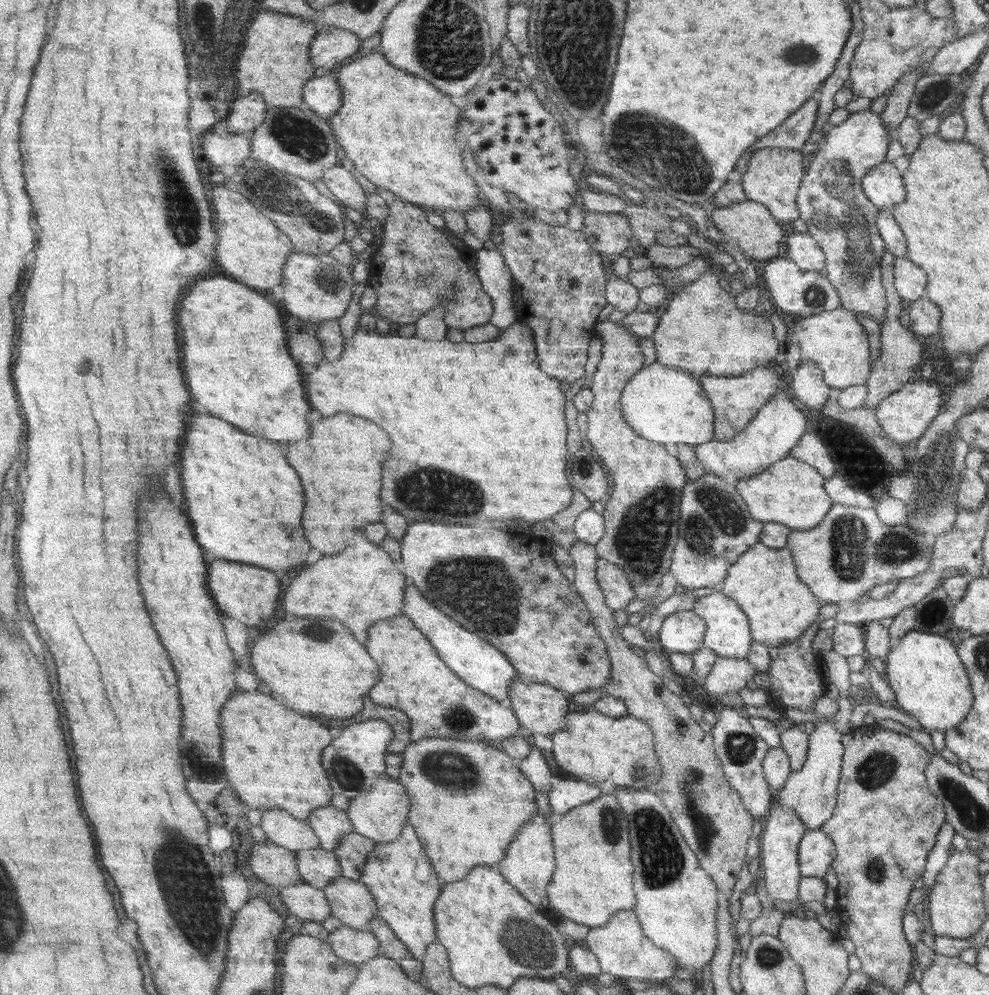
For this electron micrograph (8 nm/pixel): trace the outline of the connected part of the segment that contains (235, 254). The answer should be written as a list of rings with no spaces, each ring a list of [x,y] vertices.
[[[216,186],[214,190],[214,208],[218,210],[218,232],[222,234],[220,242],[220,258],[222,268],[234,276],[238,282],[246,282],[258,290],[272,290],[285,282],[285,270],[291,254],[295,251],[294,241],[276,226],[267,216],[254,206],[245,194],[236,188]]]

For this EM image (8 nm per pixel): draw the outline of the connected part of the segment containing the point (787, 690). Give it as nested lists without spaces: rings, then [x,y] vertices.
[[[819,622],[810,626],[802,637],[798,637],[794,643],[789,643],[782,646],[770,646],[770,666],[768,676],[770,677],[769,689],[776,690],[776,705],[782,707],[791,707],[800,710],[801,712],[812,712],[814,704],[826,694],[826,680],[821,670],[822,655],[814,653],[812,643],[817,635]]]

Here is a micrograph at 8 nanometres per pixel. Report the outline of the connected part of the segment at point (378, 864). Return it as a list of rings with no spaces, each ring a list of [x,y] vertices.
[[[407,823],[404,835],[394,842],[377,843],[369,856],[365,876],[361,878],[377,896],[379,916],[393,926],[398,936],[410,947],[417,959],[424,960],[429,946],[439,942],[437,902],[442,896],[442,882],[428,858],[416,827]]]

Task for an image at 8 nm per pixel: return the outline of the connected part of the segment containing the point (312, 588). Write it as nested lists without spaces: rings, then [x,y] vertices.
[[[358,532],[356,542],[352,546],[348,546],[342,554],[338,556],[328,556],[324,560],[320,560],[318,564],[308,566],[298,578],[296,582],[290,586],[290,592],[286,594],[286,608],[288,612],[304,618],[304,616],[330,616],[336,620],[346,622],[356,634],[360,642],[370,642],[370,628],[380,622],[380,620],[390,620],[396,618],[400,614],[405,613],[404,600],[406,600],[406,589],[411,582],[410,578],[396,568],[392,556],[378,544],[370,542],[366,534]]]

